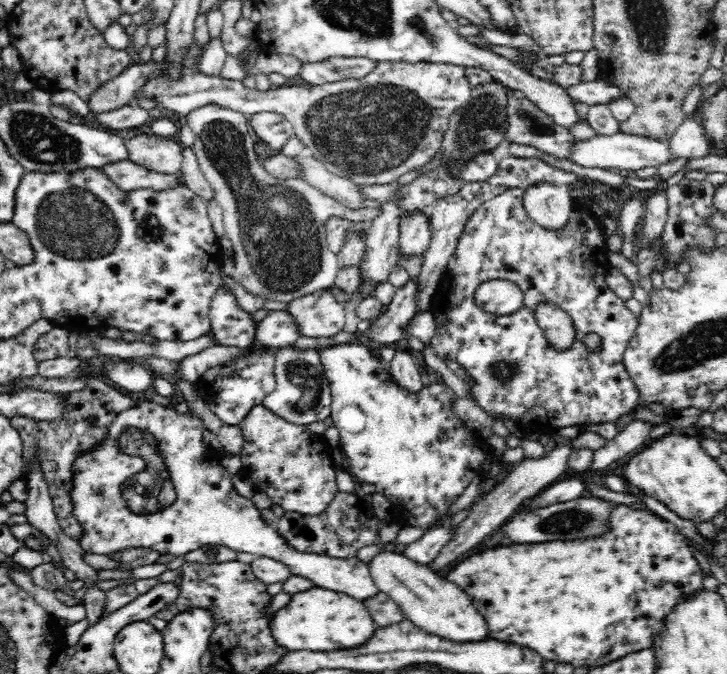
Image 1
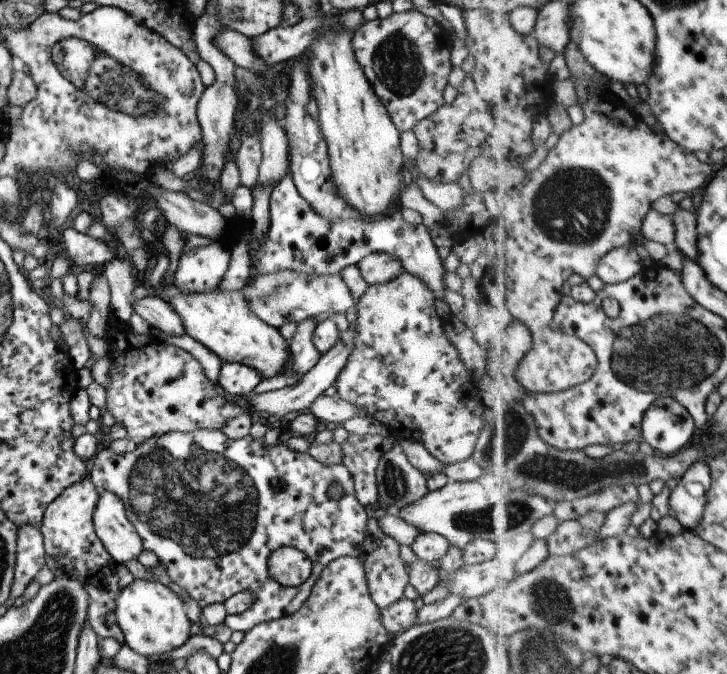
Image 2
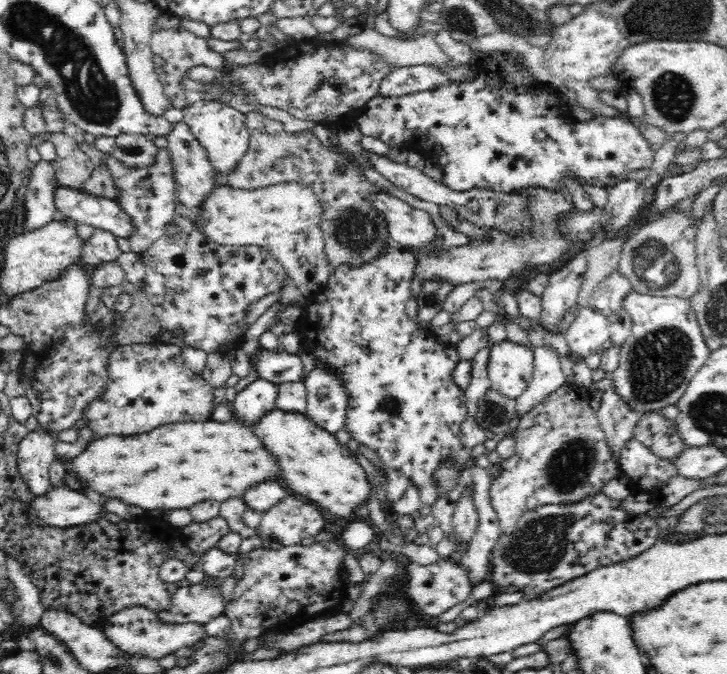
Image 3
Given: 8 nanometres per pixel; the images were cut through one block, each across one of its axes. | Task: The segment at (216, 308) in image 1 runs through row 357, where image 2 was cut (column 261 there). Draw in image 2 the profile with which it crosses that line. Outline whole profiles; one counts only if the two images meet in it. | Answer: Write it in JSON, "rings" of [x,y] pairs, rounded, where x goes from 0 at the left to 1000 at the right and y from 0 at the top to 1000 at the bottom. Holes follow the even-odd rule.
{"rings":[[[395,258],[381,272],[371,291],[370,319],[367,347],[358,358],[349,353],[347,341],[329,349],[341,356],[348,375],[344,401],[354,401],[354,409],[393,399],[422,408],[459,409],[477,395],[491,393],[508,377],[523,374],[549,386],[561,407],[578,412],[594,430],[600,445],[611,447],[613,401],[590,341],[583,331],[561,331],[550,312],[506,328],[484,323],[451,326],[426,309],[424,300],[413,291],[400,260]]]}

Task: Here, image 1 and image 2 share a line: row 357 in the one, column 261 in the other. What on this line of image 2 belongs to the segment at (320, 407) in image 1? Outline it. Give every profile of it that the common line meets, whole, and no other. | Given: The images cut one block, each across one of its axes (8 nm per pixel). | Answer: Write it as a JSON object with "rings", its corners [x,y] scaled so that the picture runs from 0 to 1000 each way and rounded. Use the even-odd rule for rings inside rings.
{"rings":[[[393,399],[371,407],[355,408],[343,412],[334,427],[333,439],[341,448],[347,463],[366,481],[384,490],[391,490],[392,482],[402,476],[415,478],[421,472],[431,472],[437,466],[458,469],[465,463],[476,463],[487,454],[487,442],[476,427],[468,405],[457,408],[422,408]]]}

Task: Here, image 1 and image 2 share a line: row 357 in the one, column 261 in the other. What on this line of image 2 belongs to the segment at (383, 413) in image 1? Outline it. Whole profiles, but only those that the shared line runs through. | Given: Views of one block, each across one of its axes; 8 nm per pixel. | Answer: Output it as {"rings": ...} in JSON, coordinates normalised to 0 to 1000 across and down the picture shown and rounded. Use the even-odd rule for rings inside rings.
{"rings":[[[224,421],[219,436],[231,445],[231,451],[237,451],[239,463],[248,469],[253,493],[297,525],[305,537],[327,537],[344,543],[360,562],[398,549],[399,510],[393,507],[391,490],[358,475],[336,445],[331,430],[303,433],[297,427],[285,435],[253,436],[239,423]]]}

